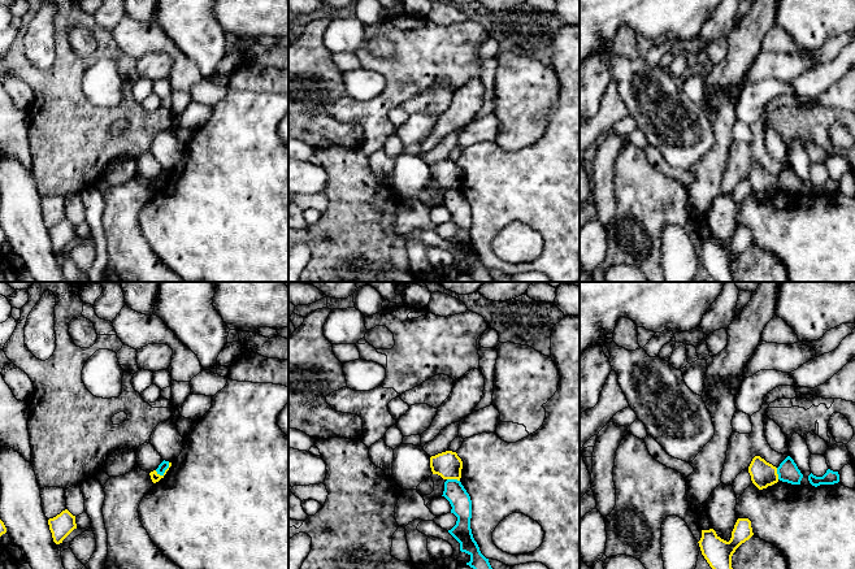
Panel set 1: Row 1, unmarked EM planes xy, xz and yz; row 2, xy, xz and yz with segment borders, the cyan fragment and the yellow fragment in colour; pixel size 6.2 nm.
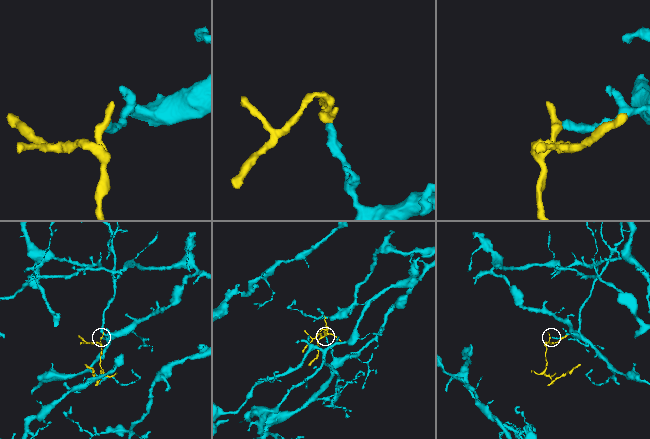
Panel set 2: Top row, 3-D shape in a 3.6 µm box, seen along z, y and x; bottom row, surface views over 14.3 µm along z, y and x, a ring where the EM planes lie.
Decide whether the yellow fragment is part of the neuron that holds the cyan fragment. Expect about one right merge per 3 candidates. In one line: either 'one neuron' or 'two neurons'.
two neurons

